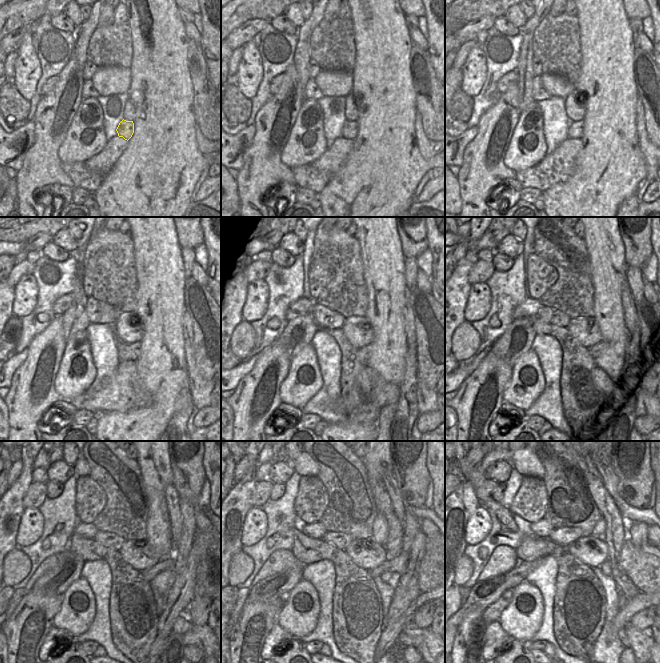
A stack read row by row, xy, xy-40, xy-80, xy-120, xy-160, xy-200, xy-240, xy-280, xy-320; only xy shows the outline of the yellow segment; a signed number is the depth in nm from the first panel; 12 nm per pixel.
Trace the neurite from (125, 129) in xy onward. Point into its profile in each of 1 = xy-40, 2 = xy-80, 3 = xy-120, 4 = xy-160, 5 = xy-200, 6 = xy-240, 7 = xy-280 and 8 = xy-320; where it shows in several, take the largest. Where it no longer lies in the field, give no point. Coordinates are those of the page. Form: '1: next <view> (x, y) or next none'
1: next xy-40 (350, 129)
2: next xy-80 (575, 129)
3: next xy-120 (132, 350)
4: next xy-160 (362, 354)
5: next xy-200 (596, 350)
6: next xy-240 (169, 564)
7: next xy-280 (399, 564)
8: next xy-320 (648, 568)

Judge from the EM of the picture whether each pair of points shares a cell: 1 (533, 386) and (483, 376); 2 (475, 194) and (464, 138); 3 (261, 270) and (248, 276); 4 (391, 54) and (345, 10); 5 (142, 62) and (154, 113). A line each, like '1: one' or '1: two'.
1: two
2: two
3: one
4: two
5: one

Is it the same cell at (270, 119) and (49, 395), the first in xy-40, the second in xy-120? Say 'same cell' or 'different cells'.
same cell

